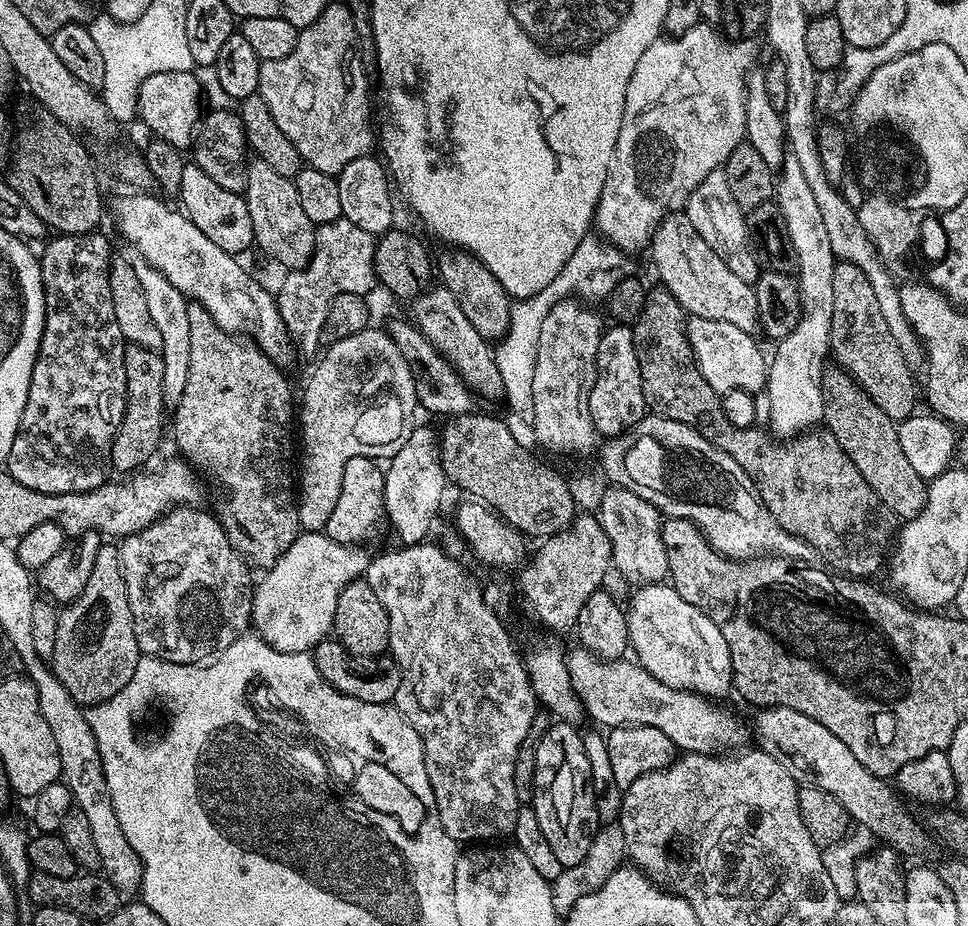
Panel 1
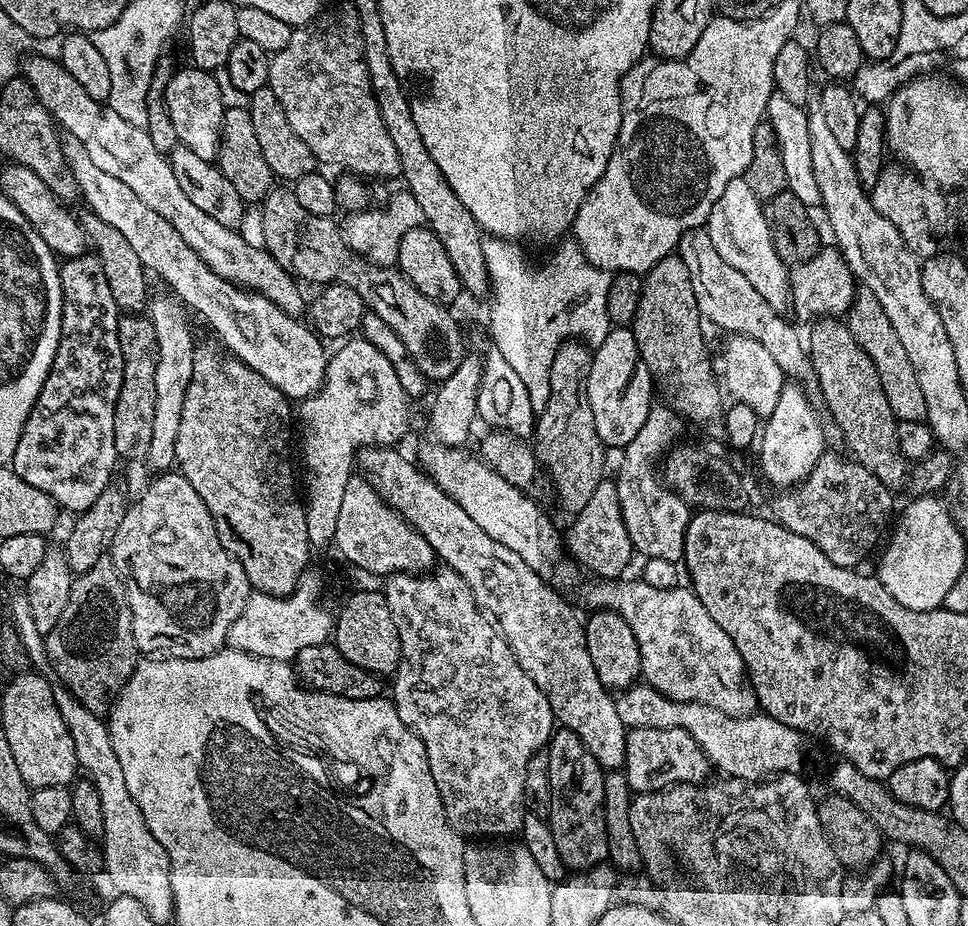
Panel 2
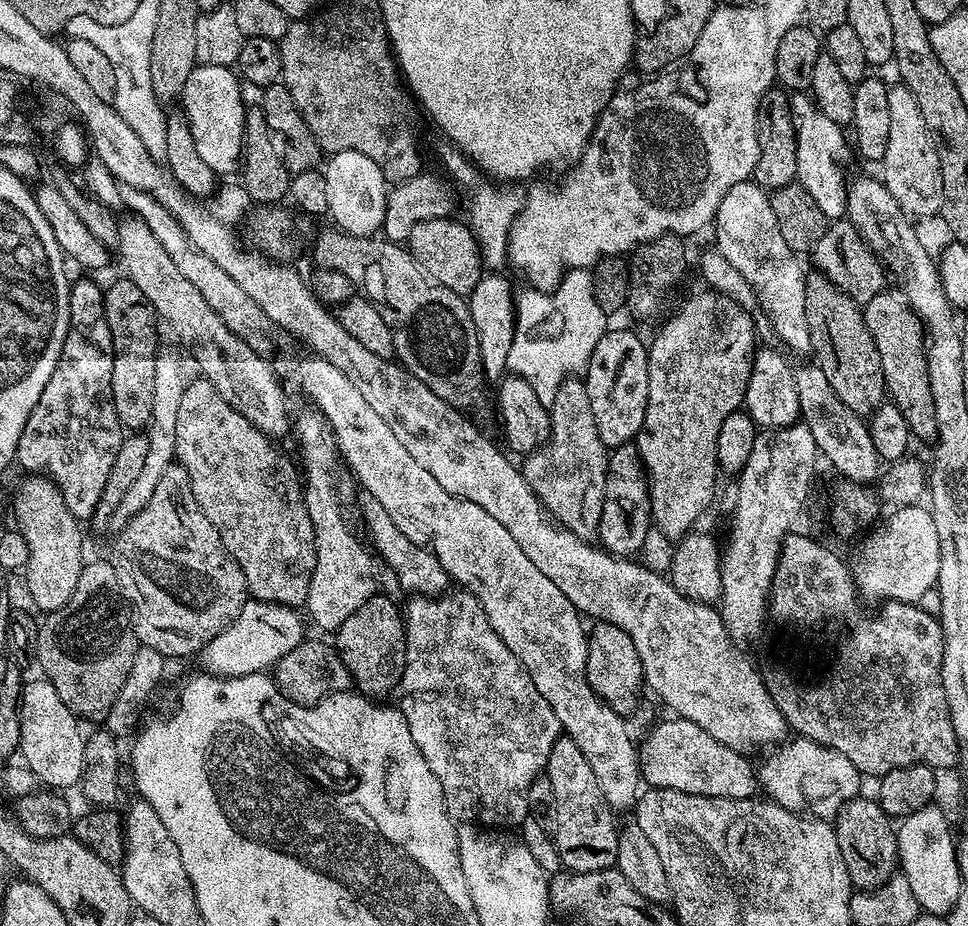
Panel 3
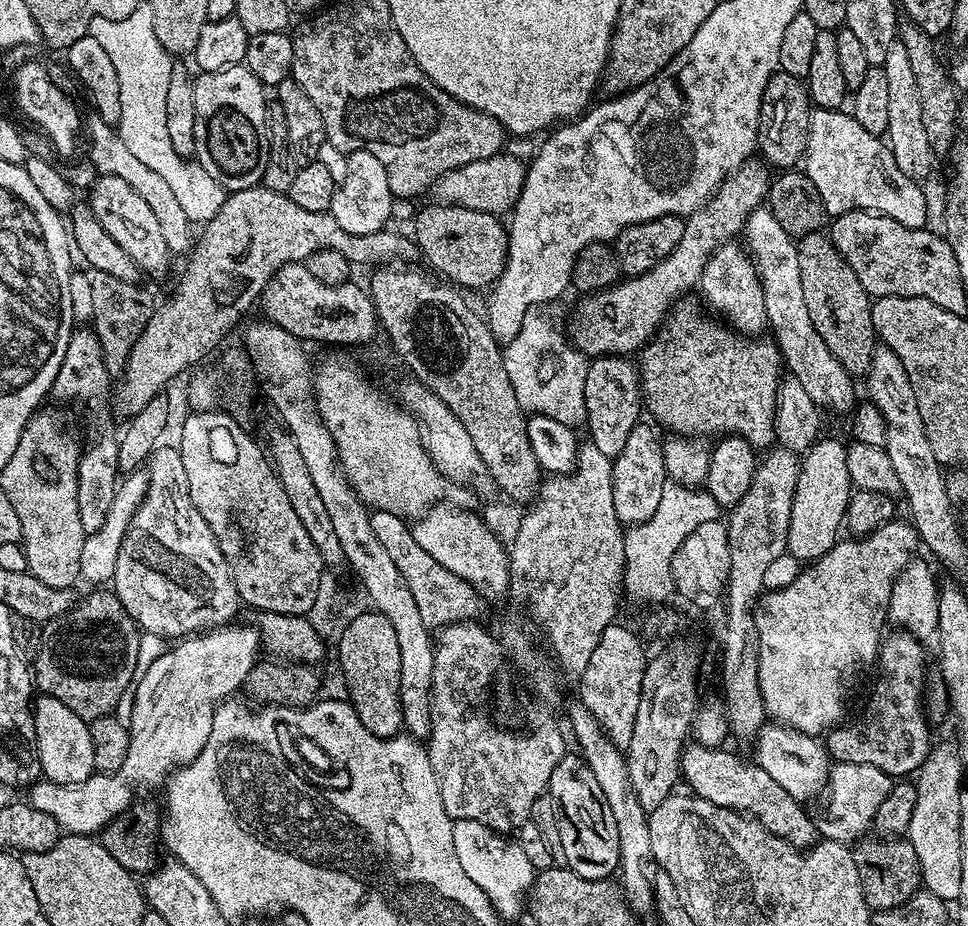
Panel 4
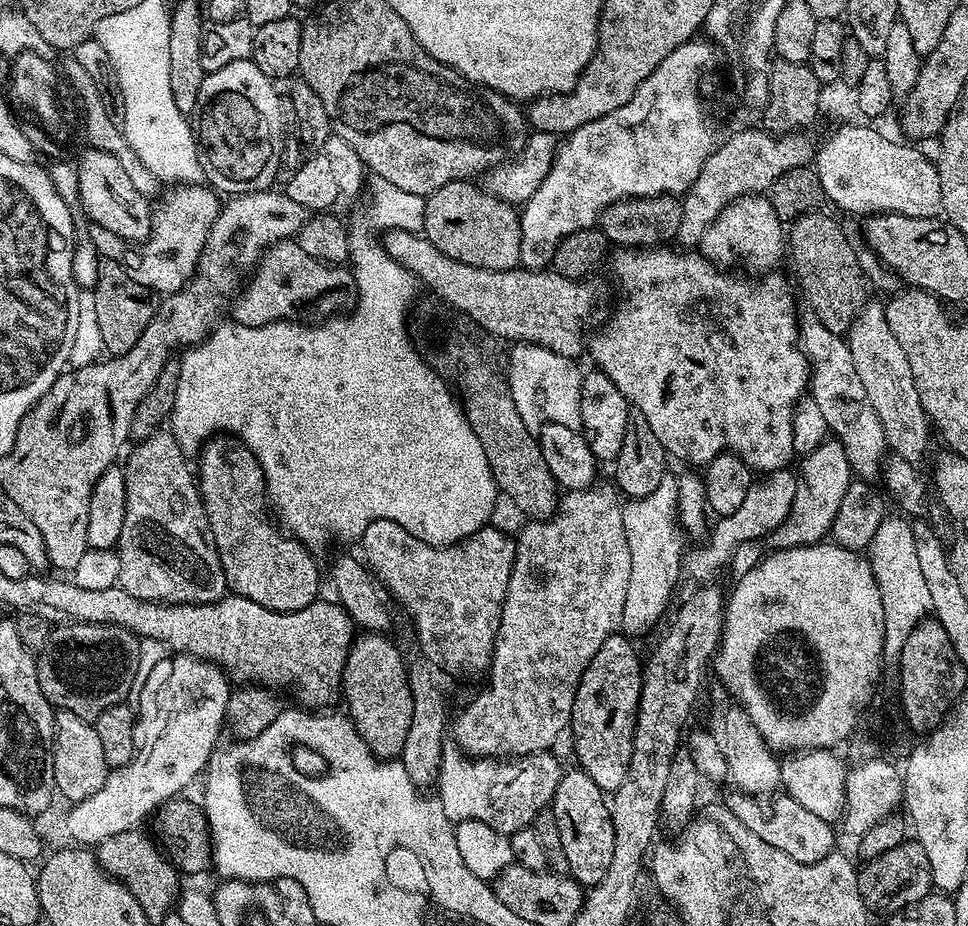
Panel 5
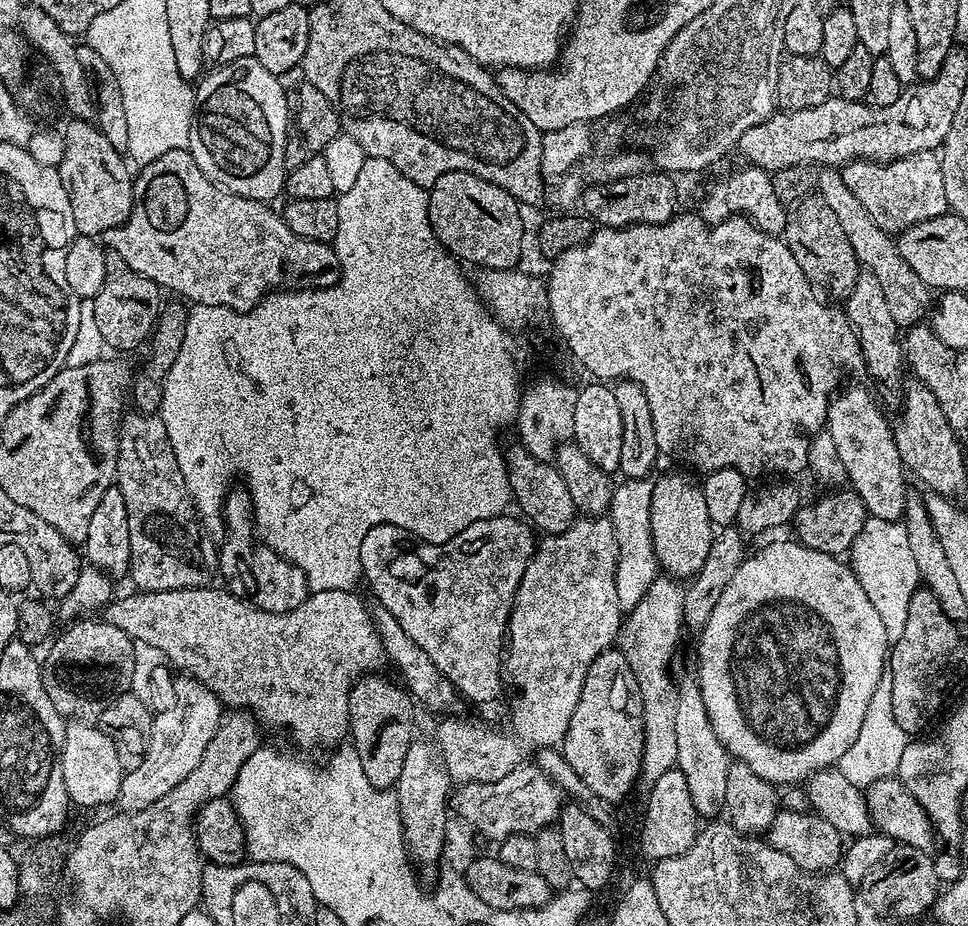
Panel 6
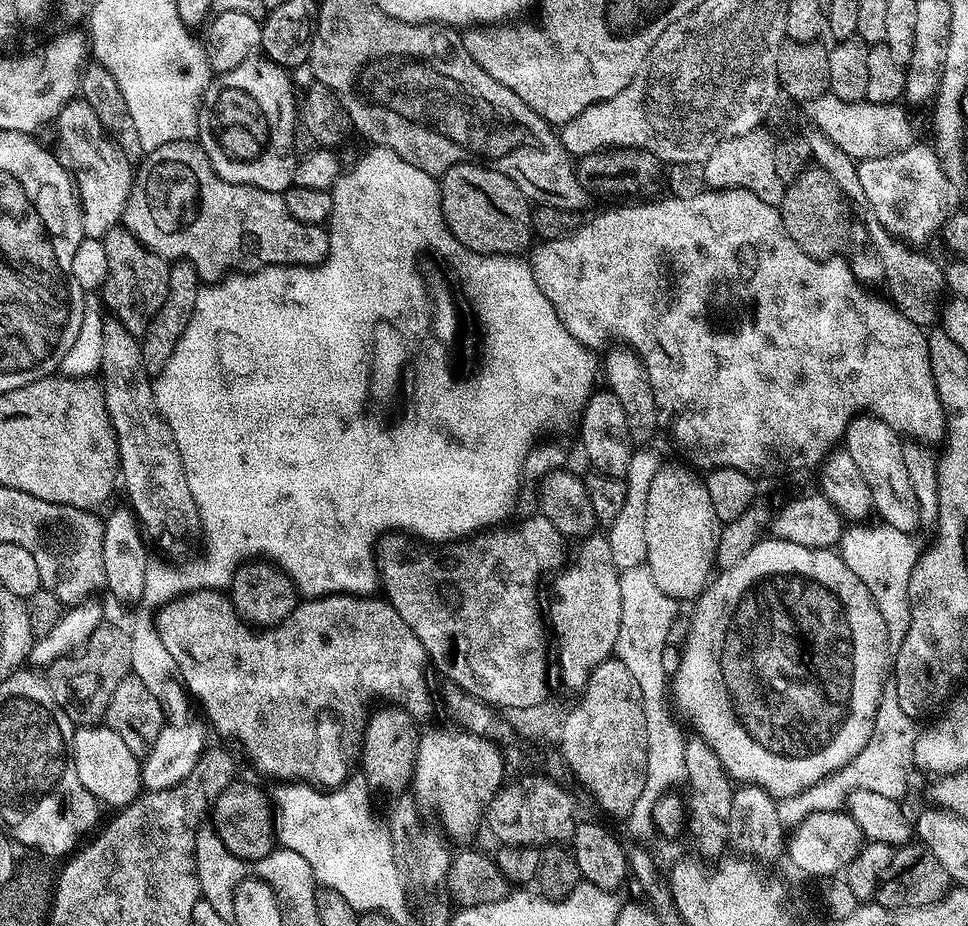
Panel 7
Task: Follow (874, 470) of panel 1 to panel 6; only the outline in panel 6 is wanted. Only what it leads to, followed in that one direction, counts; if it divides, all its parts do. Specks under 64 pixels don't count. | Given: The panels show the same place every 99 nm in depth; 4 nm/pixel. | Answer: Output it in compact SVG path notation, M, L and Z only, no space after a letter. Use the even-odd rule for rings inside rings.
M813 194L797 200L787 209L787 214L782 239L790 254L794 254L798 266L802 266L808 280L812 281L817 289L825 293L828 291L829 297L847 298L854 290L854 282L862 270L862 265L857 260L834 210L826 204L821 195Z

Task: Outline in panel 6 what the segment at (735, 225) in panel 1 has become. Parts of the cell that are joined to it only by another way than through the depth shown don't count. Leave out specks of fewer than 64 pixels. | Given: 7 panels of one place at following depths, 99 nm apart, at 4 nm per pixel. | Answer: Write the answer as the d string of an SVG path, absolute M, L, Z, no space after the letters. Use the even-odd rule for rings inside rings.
M843 388L833 395L828 405L826 433L833 439L834 450L845 466L847 483L863 500L868 516L900 520L910 492L904 489L906 469L900 461L893 425L890 420L888 424L883 410L866 389Z

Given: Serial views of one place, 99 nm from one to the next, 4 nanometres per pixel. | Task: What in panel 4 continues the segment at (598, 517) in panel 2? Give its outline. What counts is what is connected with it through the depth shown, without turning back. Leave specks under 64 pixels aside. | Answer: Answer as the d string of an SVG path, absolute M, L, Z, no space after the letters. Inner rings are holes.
M647 423L636 424L634 430L630 430L626 446L622 446L622 450L612 460L614 510L625 526L641 524L650 518L650 514L654 514L654 510L658 510L658 502L662 502L662 490L669 479L661 439L656 438L657 429Z

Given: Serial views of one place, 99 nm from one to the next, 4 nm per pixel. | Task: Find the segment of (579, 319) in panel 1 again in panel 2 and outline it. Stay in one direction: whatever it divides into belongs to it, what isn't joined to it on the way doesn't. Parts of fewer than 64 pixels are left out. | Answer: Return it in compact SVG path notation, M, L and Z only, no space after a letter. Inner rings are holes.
M565 342L554 354L554 362L550 366L550 398L546 406L536 417L536 431L534 433L534 451L540 467L552 479L556 487L556 496L560 504L569 514L575 514L590 502L594 490L598 490L601 480L605 479L604 455L606 449L598 438L598 430L594 430L594 413L590 410L588 397L588 375L592 365L592 352L589 345L583 342Z

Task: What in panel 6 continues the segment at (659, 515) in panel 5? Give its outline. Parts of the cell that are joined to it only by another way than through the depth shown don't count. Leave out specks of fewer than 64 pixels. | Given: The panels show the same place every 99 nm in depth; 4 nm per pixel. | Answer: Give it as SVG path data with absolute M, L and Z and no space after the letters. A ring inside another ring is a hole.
M624 478L613 487L610 519L620 547L620 558L616 563L616 585L621 609L630 610L648 593L650 586L661 575L661 562L655 554L651 534L651 498L653 481Z

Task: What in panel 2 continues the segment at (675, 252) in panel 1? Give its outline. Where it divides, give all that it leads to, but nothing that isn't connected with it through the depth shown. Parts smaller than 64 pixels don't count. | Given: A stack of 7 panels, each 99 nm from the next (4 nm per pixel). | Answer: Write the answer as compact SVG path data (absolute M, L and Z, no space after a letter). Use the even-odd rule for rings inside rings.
M696 228L694 231L686 231L680 236L678 254L686 264L690 273L691 285L694 289L694 296L698 299L698 306L703 319L708 319L718 327L726 330L725 333L754 338L761 343L773 357L776 363L782 368L785 377L796 379L801 385L812 388L816 385L816 375L813 364L803 337L786 320L783 313L780 313L770 305L770 302L758 293L758 290L741 273L728 262L723 261L721 254L715 250L714 244L710 242L707 229Z

